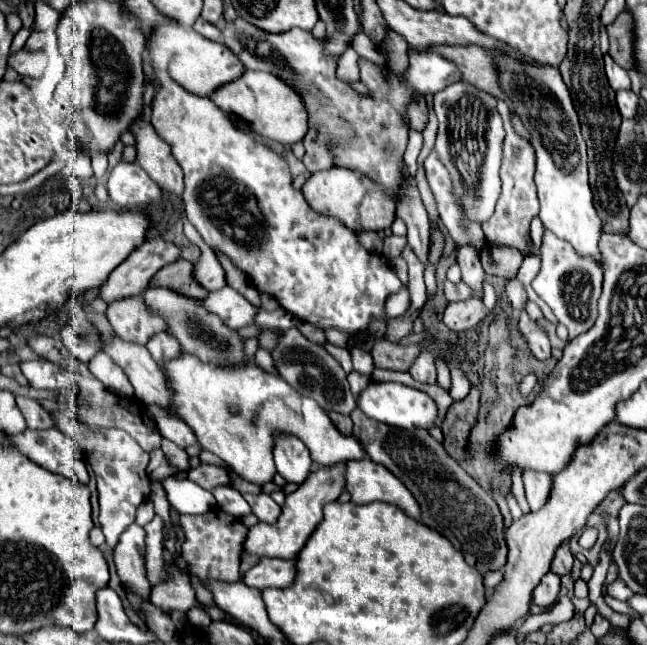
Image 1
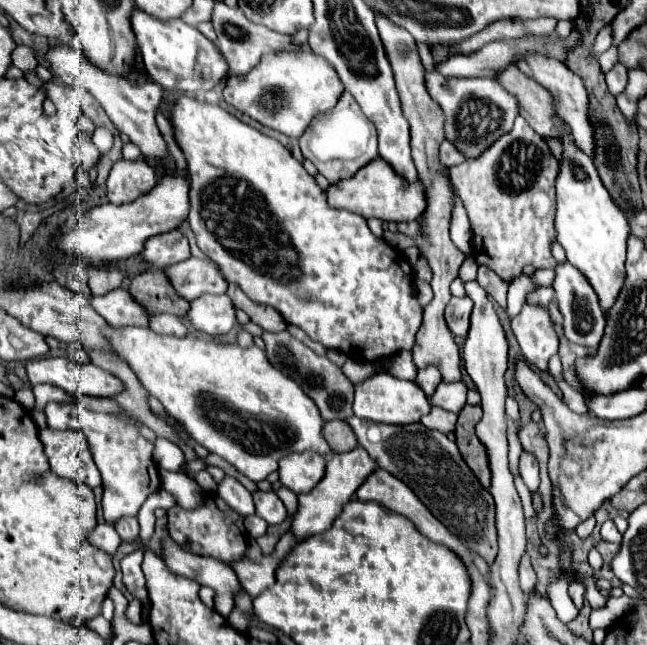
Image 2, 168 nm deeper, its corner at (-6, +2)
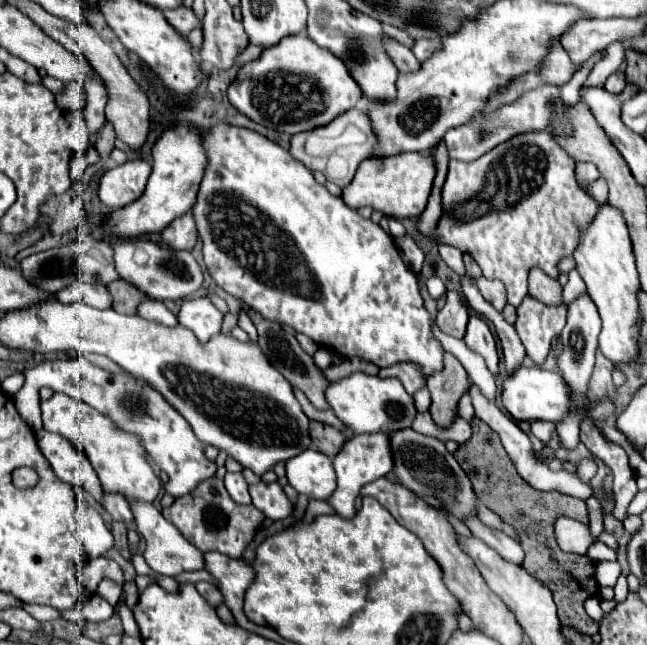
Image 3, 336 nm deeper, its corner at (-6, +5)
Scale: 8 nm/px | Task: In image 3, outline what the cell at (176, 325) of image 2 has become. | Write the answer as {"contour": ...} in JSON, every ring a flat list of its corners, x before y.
{"contour":[[144,299,144,301,138,305,136,313,138,313,142,319,156,321,156,323,162,323,162,325,166,325,166,327,178,325,176,315,170,313,164,303,158,303,158,301,152,301,152,299]]}

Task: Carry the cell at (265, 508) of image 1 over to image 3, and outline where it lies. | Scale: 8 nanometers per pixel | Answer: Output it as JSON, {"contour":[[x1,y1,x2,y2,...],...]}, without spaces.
{"contour":[[260,481,256,485,250,485,250,497,252,497,252,505,258,507,264,515,268,515,268,519,274,521,286,519,294,511,292,501,286,497,286,493,278,483]]}

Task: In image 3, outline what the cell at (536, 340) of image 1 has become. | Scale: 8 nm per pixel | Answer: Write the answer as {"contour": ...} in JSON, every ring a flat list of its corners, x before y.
{"contour":[[526,297,518,307,518,319,514,323,518,337,526,349,526,355,536,363,542,365,552,339,564,329,566,325,566,307,550,307,532,297]]}

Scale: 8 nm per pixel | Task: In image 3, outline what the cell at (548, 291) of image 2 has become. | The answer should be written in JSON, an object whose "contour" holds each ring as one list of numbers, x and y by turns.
{"contour":[[548,131,542,133,532,133,532,135,518,135,506,143,500,143,498,147,494,147,492,151,488,151,486,155,478,157,474,163,458,163,458,161,450,161,448,167,448,177,446,183,442,185,442,217,438,221,438,243,442,245,452,245,456,249,460,249,462,253,468,253,482,269,486,279,500,279,506,285,508,291,508,303,518,307,522,303,522,299,527,295,528,271,538,267,542,269,546,275,550,275,552,279,558,279,560,271,558,271,558,263,562,257,568,257,574,253,574,249,580,243,580,233,582,229,586,229,590,225,590,221,594,219,596,211,598,211,598,203,588,197,576,183,576,159,570,157,562,147,558,147,558,143,554,141,554,137]]}

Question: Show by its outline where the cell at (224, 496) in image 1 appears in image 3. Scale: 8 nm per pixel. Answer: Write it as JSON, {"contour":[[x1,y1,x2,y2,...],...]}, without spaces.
{"contour":[[226,473,224,485,226,485,230,497,232,497,236,503,242,503,242,505,248,505,248,503,250,503,248,483,244,481,242,473]]}

